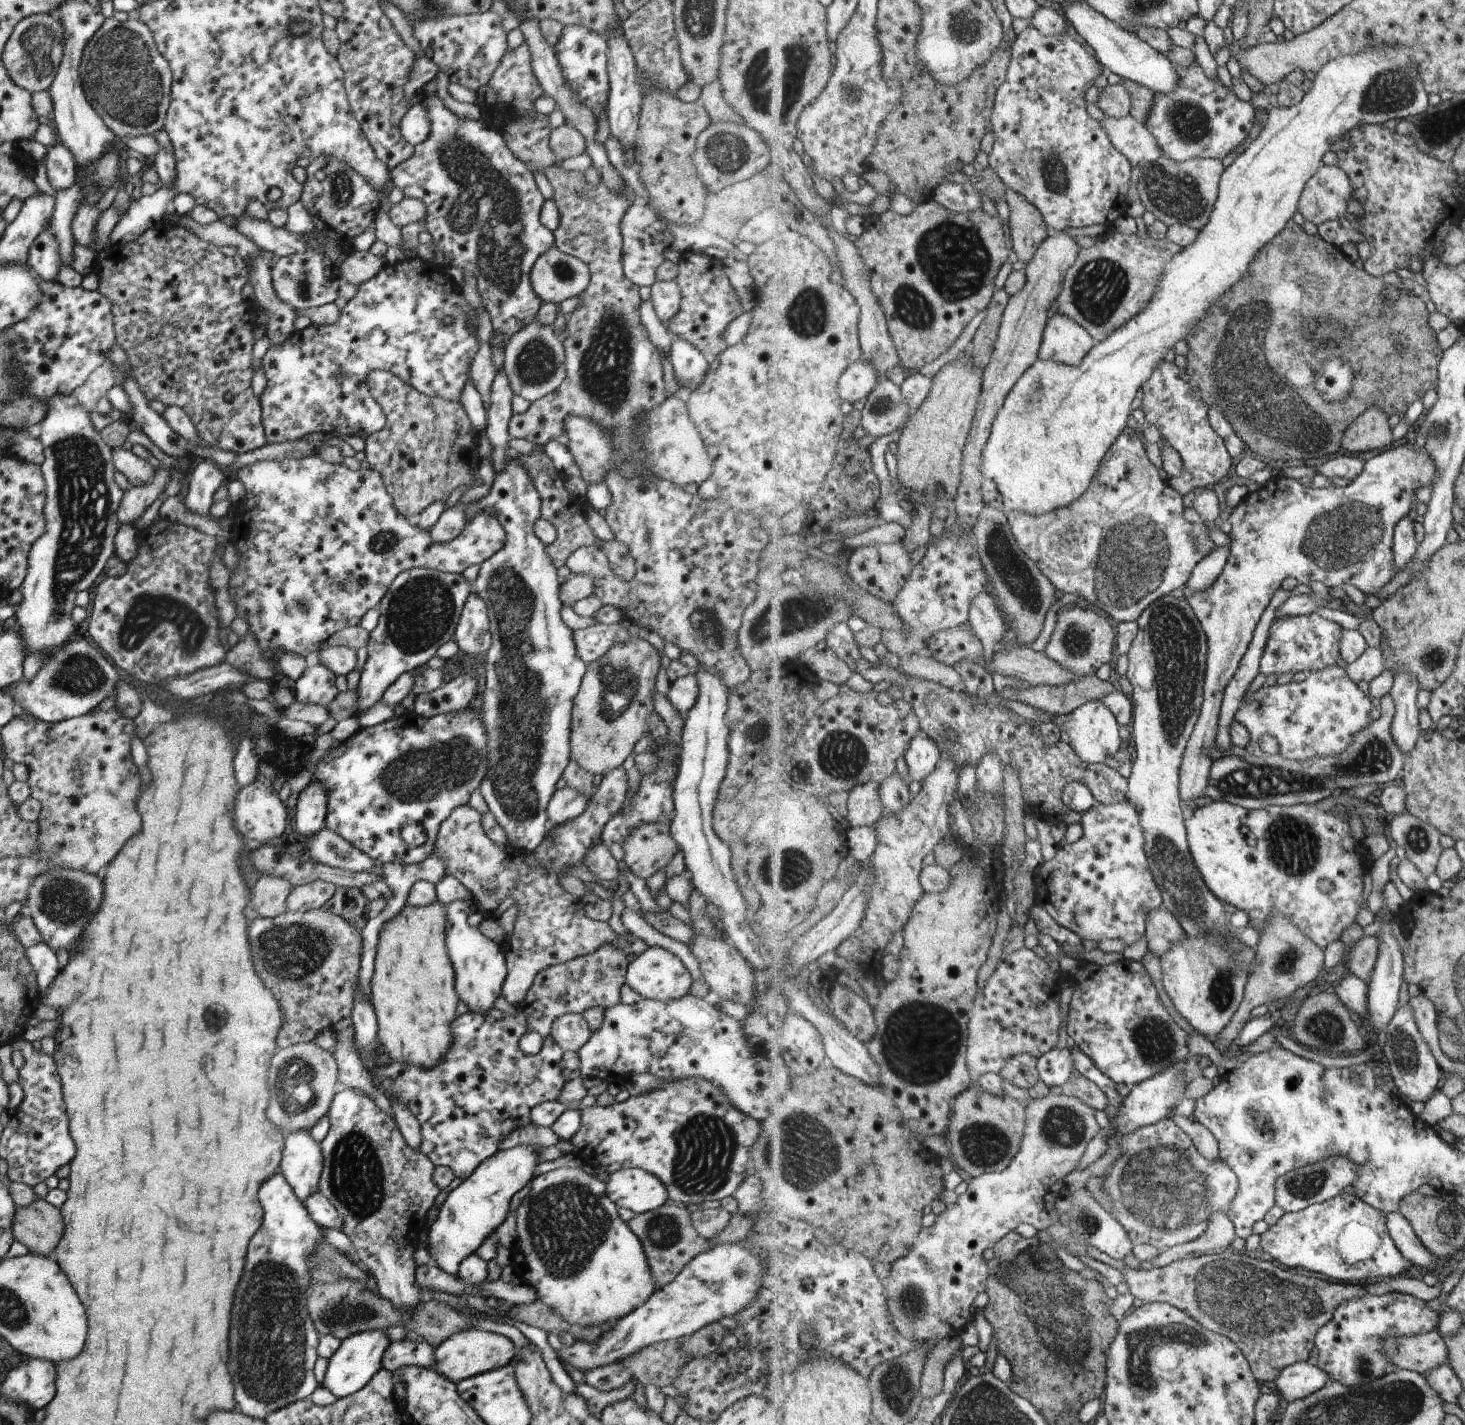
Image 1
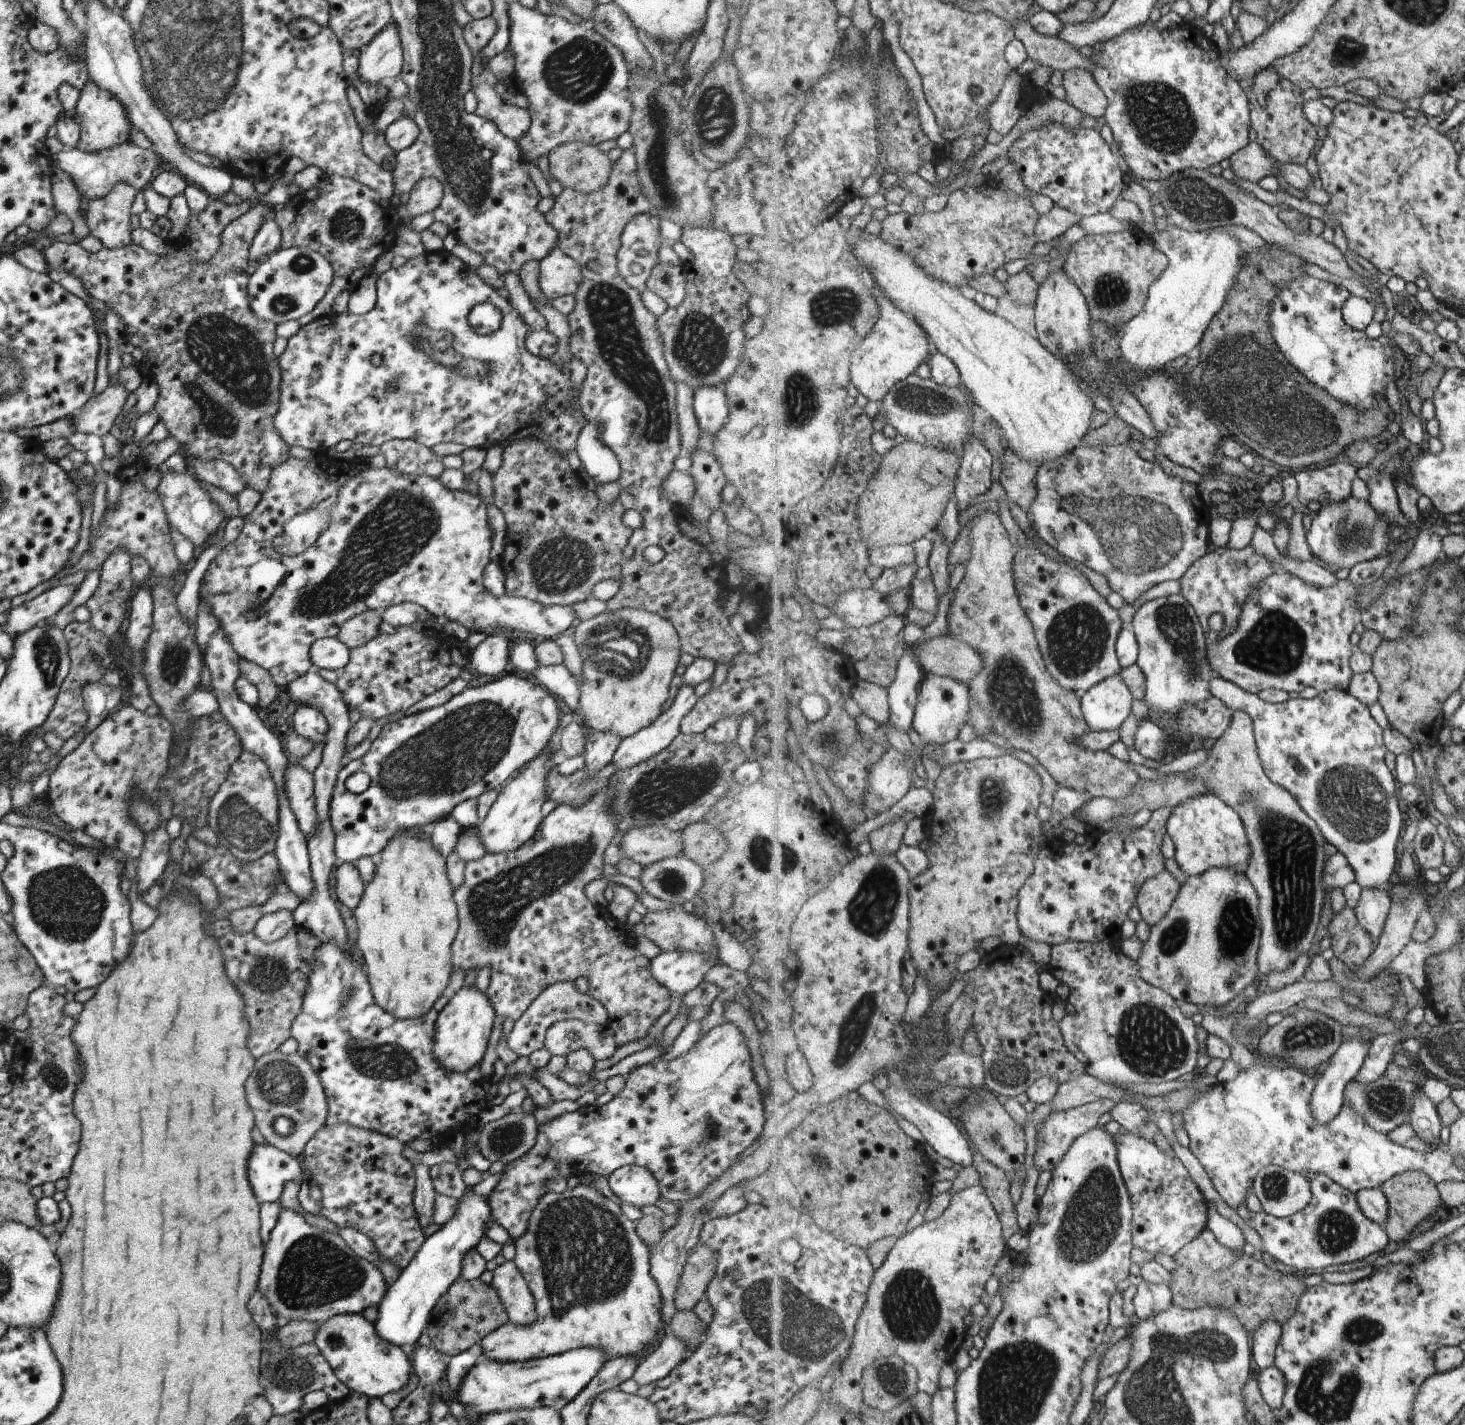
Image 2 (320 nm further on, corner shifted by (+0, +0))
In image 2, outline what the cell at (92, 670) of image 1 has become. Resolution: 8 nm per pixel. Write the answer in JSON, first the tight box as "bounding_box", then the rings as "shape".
{"bounding_box":[81,679,122,730],"shape":[[[103,679],[97,682],[87,682],[81,686],[81,700],[83,708],[86,710],[87,722],[86,728],[91,730],[102,722],[113,710],[113,708],[121,702],[122,688],[108,686]]]}

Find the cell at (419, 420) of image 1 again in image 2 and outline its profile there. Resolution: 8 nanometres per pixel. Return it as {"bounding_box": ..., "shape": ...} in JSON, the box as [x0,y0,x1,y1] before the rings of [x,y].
{"bounding_box":[378,439,444,478],"shape":[[[392,439],[381,445],[378,453],[385,459],[385,468],[393,472],[439,478],[444,470],[442,458],[413,439]]]}

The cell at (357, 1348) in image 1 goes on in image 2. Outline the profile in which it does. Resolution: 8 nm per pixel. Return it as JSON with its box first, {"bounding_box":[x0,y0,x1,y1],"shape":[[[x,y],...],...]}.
{"bounding_box":[373,1187,493,1350],"shape":[[[465,1187],[456,1197],[457,1212],[453,1214],[453,1218],[425,1237],[417,1254],[409,1260],[409,1264],[401,1270],[391,1286],[386,1288],[382,1300],[377,1304],[377,1318],[373,1322],[375,1334],[393,1346],[407,1350],[415,1344],[424,1332],[435,1302],[460,1277],[463,1254],[476,1248],[477,1242],[485,1236],[484,1227],[488,1222],[493,1222],[489,1200],[477,1195],[471,1187]]]}

